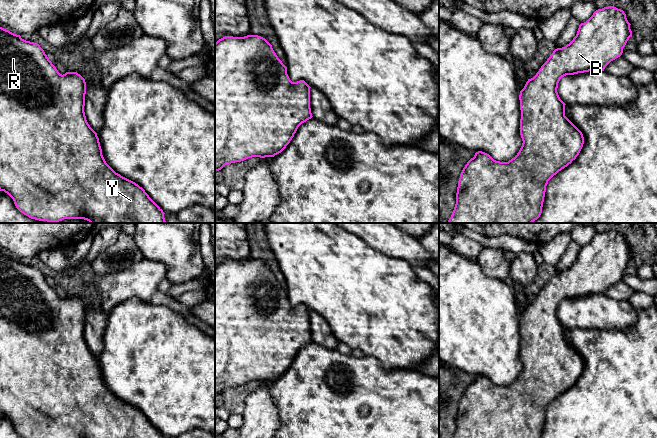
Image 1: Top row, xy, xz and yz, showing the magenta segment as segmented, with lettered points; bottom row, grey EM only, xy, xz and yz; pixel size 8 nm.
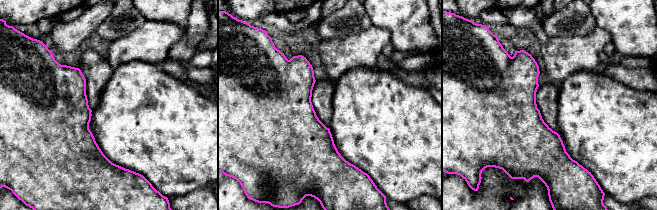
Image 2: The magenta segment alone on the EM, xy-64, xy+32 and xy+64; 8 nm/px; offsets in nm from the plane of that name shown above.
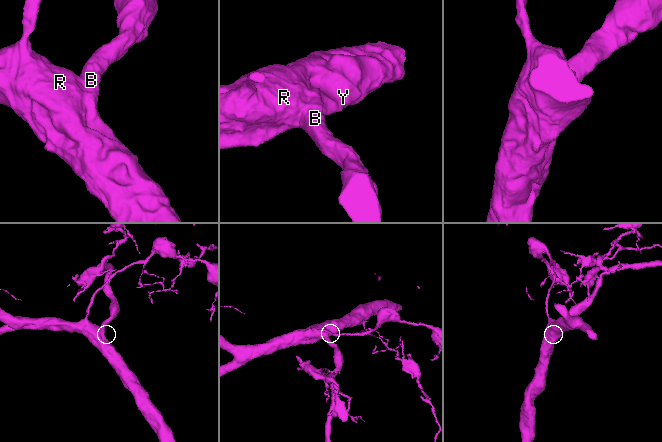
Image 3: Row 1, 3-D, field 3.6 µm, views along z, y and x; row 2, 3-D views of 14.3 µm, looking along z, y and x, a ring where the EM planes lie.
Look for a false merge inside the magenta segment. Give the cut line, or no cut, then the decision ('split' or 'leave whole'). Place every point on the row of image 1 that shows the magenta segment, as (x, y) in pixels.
cut none; leave whole

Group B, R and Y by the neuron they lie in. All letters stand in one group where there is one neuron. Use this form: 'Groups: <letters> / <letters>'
Groups: B R Y

